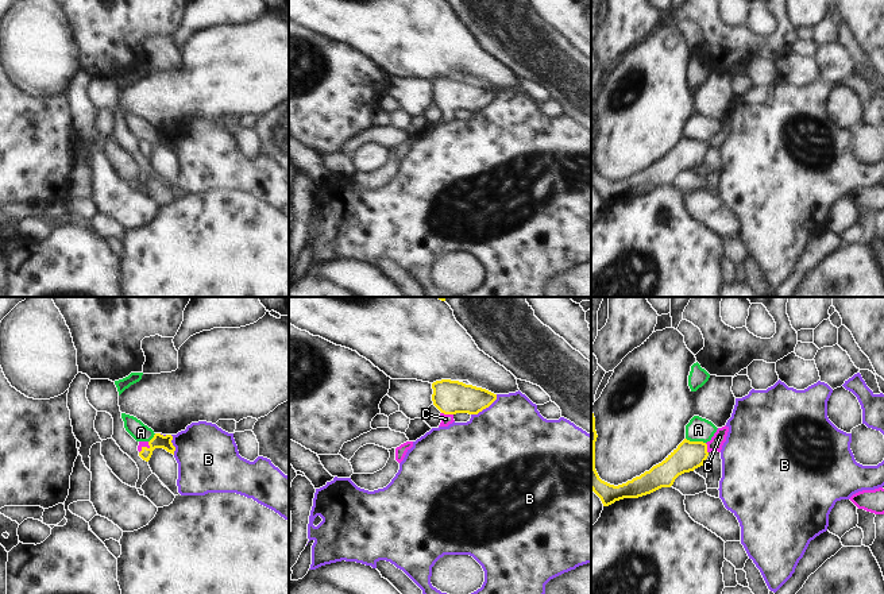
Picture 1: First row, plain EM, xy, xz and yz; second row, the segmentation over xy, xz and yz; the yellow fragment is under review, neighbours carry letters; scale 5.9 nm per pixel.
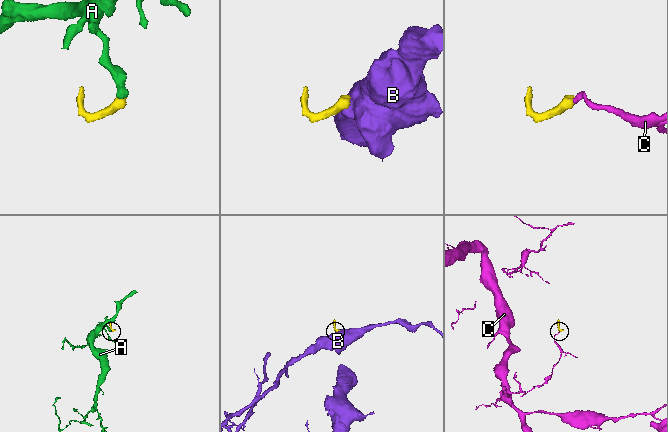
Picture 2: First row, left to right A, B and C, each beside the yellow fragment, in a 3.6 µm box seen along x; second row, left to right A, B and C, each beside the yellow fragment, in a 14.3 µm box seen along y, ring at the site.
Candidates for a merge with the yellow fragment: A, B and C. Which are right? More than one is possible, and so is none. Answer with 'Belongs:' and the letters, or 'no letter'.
Belongs: C

